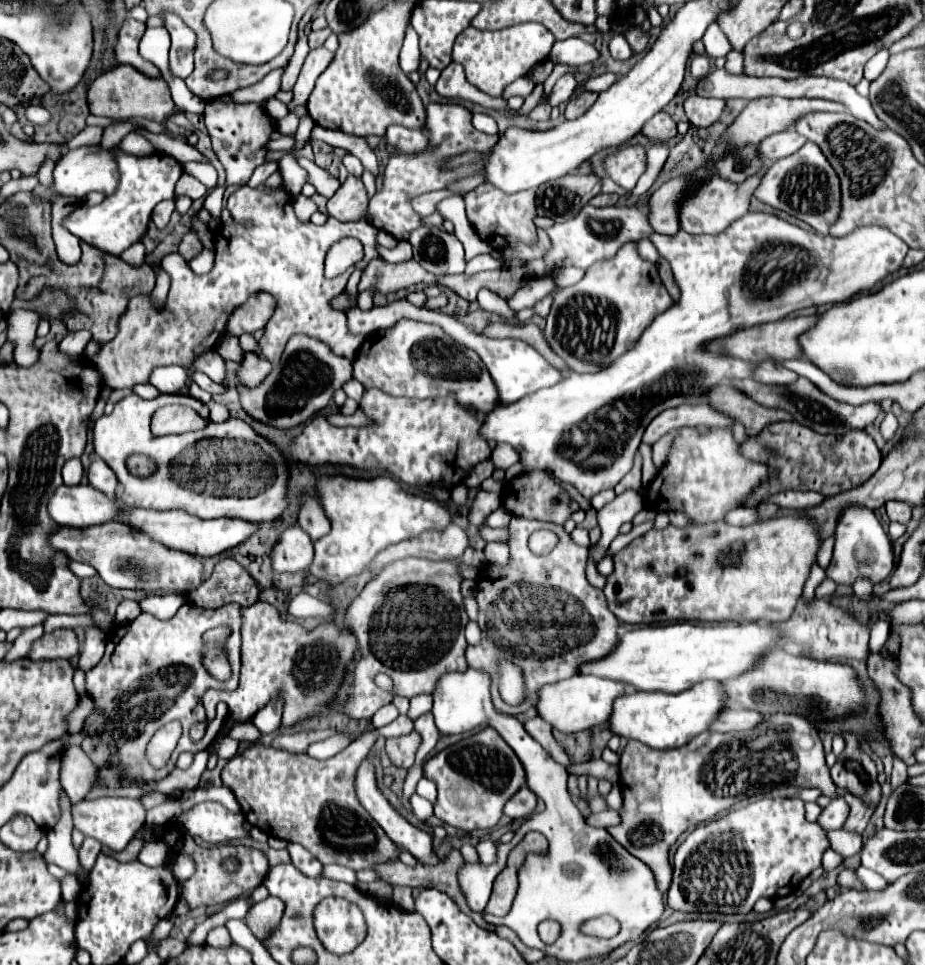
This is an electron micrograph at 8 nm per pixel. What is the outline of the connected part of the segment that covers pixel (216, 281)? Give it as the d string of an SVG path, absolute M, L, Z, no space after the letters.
M240 187L228 197L226 207L232 215L232 223L222 225L220 237L226 239L226 249L216 251L214 269L206 275L196 275L180 253L166 255L162 259L162 269L172 279L168 299L156 307L150 295L132 297L126 313L118 321L116 337L90 357L90 365L102 375L102 381L108 387L134 387L136 383L148 381L152 369L164 365L192 369L196 359L208 349L214 349L226 333L226 321L232 309L244 305L250 295L260 291L266 291L276 299L274 315L268 321L268 333L262 337L262 353L270 363L280 361L288 339L296 333L326 343L338 357L356 357L366 335L354 335L348 329L346 313L330 307L330 299L344 291L352 269L336 279L326 279L324 257L336 241L354 237L364 245L366 257L362 263L354 265L353 270L364 270L374 257L378 257L374 249L378 231L372 225L366 225L366 219L340 223L332 217L332 223L324 223L322 227L300 223L292 209L292 197L284 187Z

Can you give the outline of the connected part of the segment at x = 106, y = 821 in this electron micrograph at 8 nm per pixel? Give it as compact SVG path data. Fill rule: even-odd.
M98 797L98 799L84 799L80 803L72 805L72 817L74 827L84 837L94 837L102 845L110 847L112 851L122 851L128 841L134 837L134 833L144 825L144 807L138 799L124 799L124 797Z

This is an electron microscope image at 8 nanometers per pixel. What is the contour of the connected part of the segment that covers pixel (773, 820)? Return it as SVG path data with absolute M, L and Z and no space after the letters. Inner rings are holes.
M764 797L766 801L756 801L756 803L750 803L738 811L730 811L728 815L712 821L712 823L706 823L706 825L698 825L676 849L676 855L674 855L674 877L672 877L672 885L668 889L668 907L674 909L674 911L680 911L680 913L720 913L720 915L746 915L752 911L754 903L762 897L766 899L780 899L780 897L786 897L790 893L796 891L796 887L802 883L802 879L806 879L818 865L820 865L820 859L822 859L822 853L828 849L828 839L822 831L822 827L818 823L810 823L806 821L804 817L804 801L800 799L784 799L784 797Z

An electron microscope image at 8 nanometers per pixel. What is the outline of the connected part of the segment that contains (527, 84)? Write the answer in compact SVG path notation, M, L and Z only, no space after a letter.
M528 76L521 77L505 88L502 98L506 100L512 96L522 96L526 98L531 94L534 87L535 84L528 78Z

